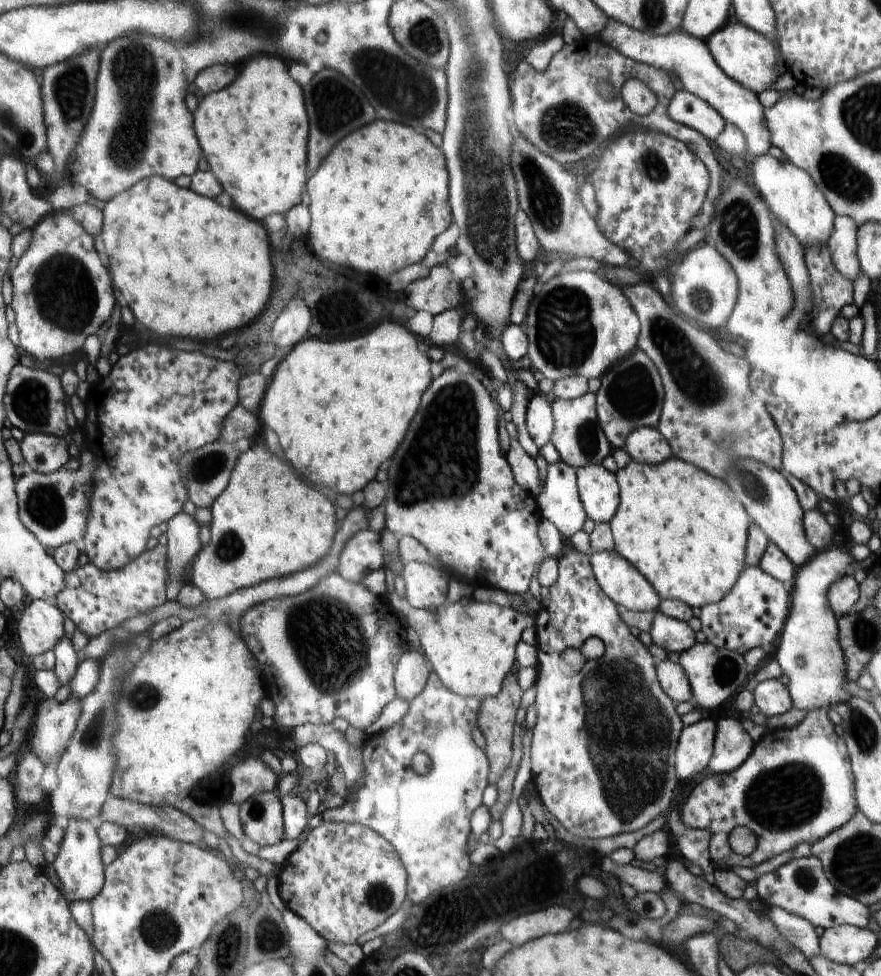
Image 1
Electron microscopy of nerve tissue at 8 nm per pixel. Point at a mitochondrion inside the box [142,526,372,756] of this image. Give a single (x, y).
(231, 546)

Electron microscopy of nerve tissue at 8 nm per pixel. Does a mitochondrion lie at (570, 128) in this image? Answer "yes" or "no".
yes

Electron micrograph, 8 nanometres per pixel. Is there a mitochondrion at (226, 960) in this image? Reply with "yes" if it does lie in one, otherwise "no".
yes

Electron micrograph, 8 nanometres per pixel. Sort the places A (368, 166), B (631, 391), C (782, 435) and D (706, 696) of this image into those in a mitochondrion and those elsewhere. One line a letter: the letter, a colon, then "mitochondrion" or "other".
A: other
B: mitochondrion
C: other
D: other

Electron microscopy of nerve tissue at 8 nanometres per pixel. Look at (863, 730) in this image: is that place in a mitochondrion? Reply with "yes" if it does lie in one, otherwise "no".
yes

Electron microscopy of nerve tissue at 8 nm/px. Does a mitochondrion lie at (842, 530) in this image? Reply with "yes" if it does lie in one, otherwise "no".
no

